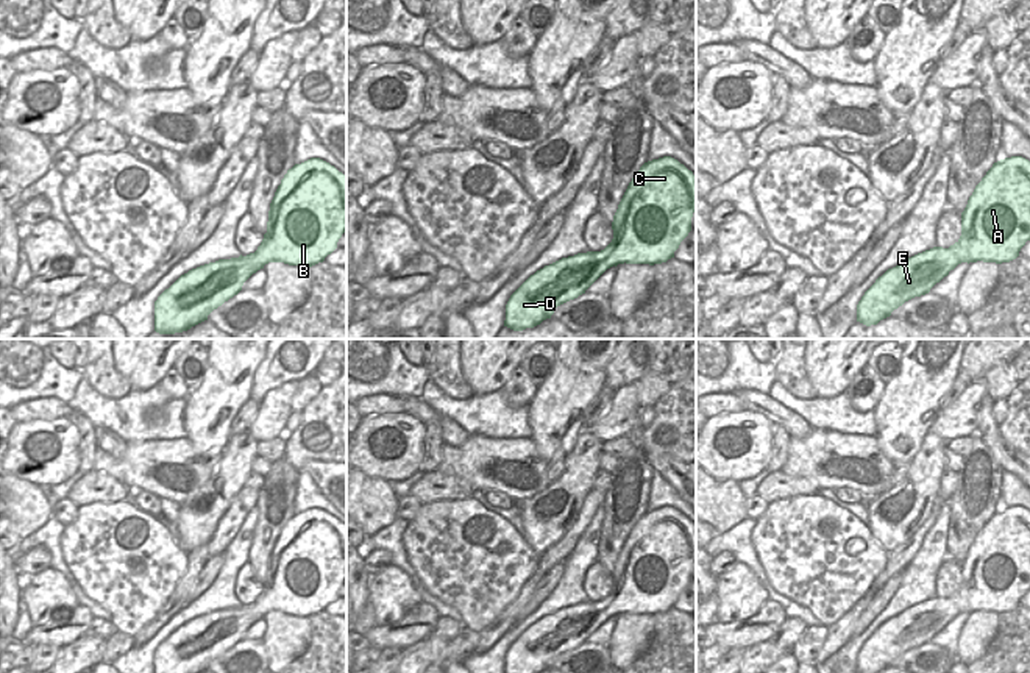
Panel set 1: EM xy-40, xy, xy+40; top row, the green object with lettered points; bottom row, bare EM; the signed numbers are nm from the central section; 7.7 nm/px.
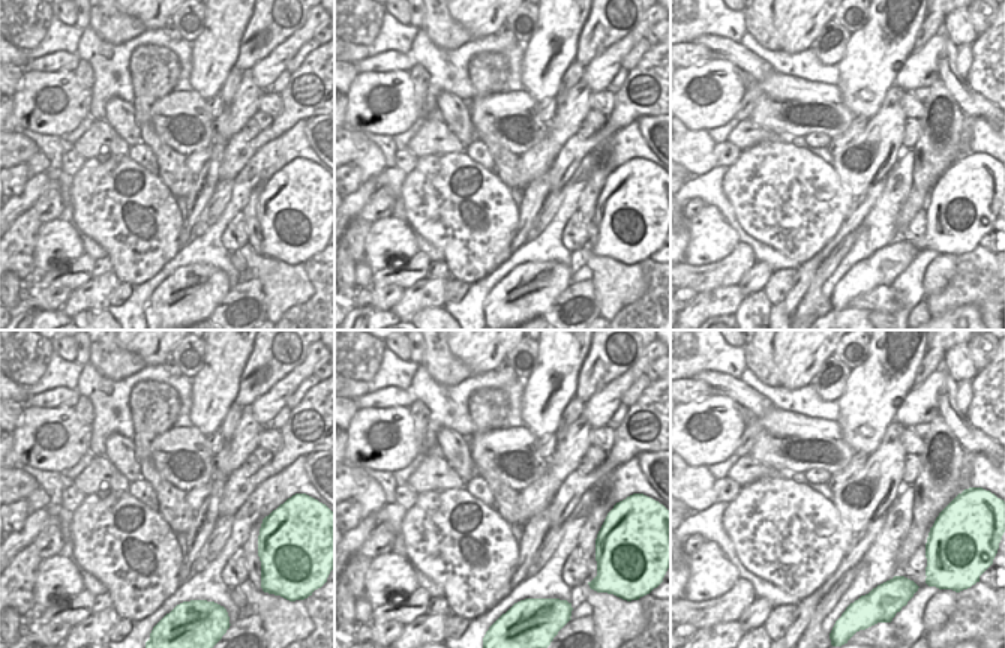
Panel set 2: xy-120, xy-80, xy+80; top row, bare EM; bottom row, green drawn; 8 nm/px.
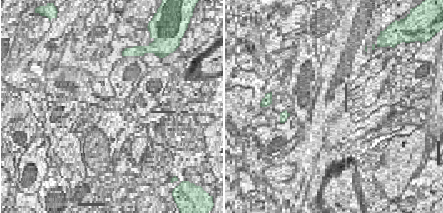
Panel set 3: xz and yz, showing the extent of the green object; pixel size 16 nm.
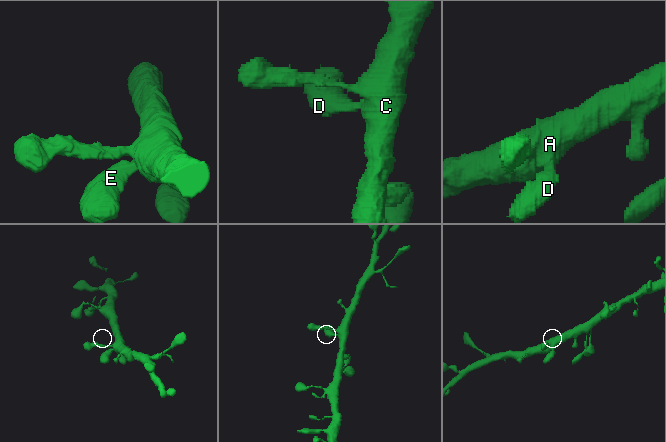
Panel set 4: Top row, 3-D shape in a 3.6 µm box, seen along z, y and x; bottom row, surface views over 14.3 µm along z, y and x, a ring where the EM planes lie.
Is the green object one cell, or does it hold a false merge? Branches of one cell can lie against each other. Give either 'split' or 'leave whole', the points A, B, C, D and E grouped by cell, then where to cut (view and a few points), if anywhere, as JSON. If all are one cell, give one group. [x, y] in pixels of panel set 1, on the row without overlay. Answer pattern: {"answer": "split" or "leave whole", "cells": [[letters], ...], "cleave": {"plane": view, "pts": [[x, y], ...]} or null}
{"answer": "leave whole", "cells": [["A", "B", "C", "D", "E"]], "cleave": null}

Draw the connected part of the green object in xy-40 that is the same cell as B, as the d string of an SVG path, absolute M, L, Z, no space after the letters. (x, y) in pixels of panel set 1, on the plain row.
M311 507L301 514L295 514L287 520L275 547L270 553L267 582L258 600L247 606L218 609L200 615L181 625L169 639L165 639L154 651L154 673L201 673L208 665L242 640L243 632L268 612L284 612L309 618L323 612L328 604L337 598L337 592L345 582L346 573L346 526L329 512L320 507Z

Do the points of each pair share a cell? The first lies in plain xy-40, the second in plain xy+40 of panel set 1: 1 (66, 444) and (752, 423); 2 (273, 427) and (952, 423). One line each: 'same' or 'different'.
1: same
2: same

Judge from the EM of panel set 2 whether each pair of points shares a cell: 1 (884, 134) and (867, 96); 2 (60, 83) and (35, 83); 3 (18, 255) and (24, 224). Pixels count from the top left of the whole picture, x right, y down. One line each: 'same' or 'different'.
1: different
2: same
3: same

